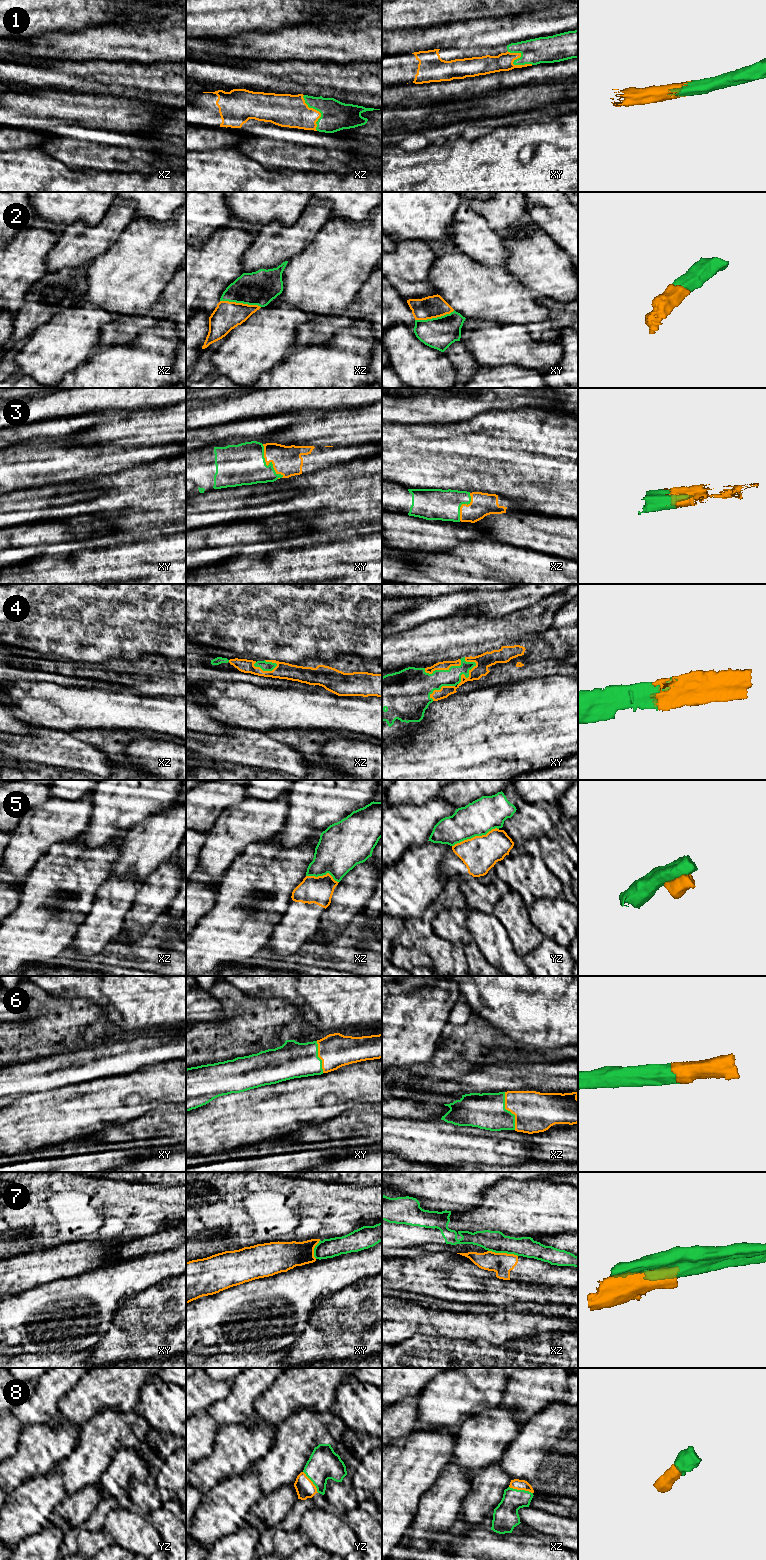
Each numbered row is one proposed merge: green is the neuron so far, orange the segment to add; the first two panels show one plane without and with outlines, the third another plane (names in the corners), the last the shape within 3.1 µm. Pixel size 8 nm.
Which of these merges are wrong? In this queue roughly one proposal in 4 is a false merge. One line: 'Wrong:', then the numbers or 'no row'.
Wrong: 5, 7

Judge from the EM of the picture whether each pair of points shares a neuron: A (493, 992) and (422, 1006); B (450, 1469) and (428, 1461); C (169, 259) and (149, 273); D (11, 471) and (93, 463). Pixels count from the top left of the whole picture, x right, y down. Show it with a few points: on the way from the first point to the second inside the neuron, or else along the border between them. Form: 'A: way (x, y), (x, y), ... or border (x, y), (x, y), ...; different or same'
A: border (457, 986), (460, 996); different
B: border (451, 1460), (439, 1475); different
C: way (164, 259), (154, 268); same
D: way (31, 466), (50, 463), (73, 463); same

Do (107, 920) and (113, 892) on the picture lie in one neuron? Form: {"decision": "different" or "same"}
{"decision": "same"}

